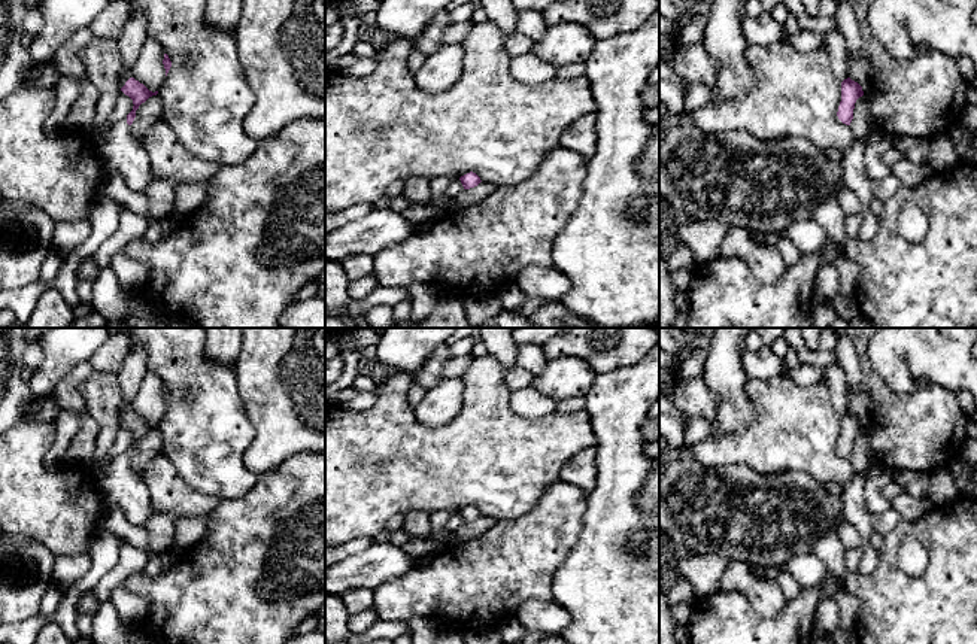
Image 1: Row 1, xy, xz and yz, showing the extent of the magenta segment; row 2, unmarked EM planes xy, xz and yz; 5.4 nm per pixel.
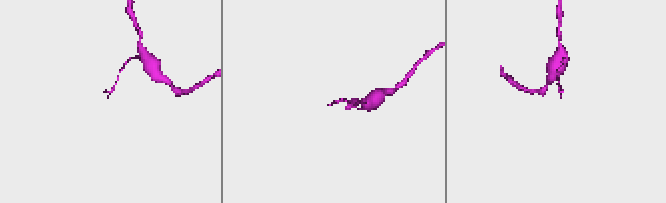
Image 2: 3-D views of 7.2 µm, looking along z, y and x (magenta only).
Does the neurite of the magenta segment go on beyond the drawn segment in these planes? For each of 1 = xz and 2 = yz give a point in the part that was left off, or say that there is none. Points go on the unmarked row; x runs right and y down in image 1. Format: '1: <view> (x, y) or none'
1: none
2: none

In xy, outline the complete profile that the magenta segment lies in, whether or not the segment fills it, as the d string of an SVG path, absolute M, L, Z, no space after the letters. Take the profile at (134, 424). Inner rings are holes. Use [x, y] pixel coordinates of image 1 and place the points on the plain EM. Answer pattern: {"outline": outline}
{"outline": "M130 411L121 425L133 434L133 444L127 449L127 458L131 459L136 452L136 444L142 437L145 437L149 431L157 429L158 425L149 425L143 417Z"}

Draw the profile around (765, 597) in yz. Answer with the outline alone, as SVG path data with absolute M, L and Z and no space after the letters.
M731 562L726 566L719 580L719 590L743 593L752 608L767 619L776 617L788 602L777 581L756 577L744 562Z

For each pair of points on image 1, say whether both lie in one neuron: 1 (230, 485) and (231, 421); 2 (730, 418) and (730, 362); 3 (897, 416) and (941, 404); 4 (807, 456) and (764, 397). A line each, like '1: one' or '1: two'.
1: one
2: one
3: one
4: one

